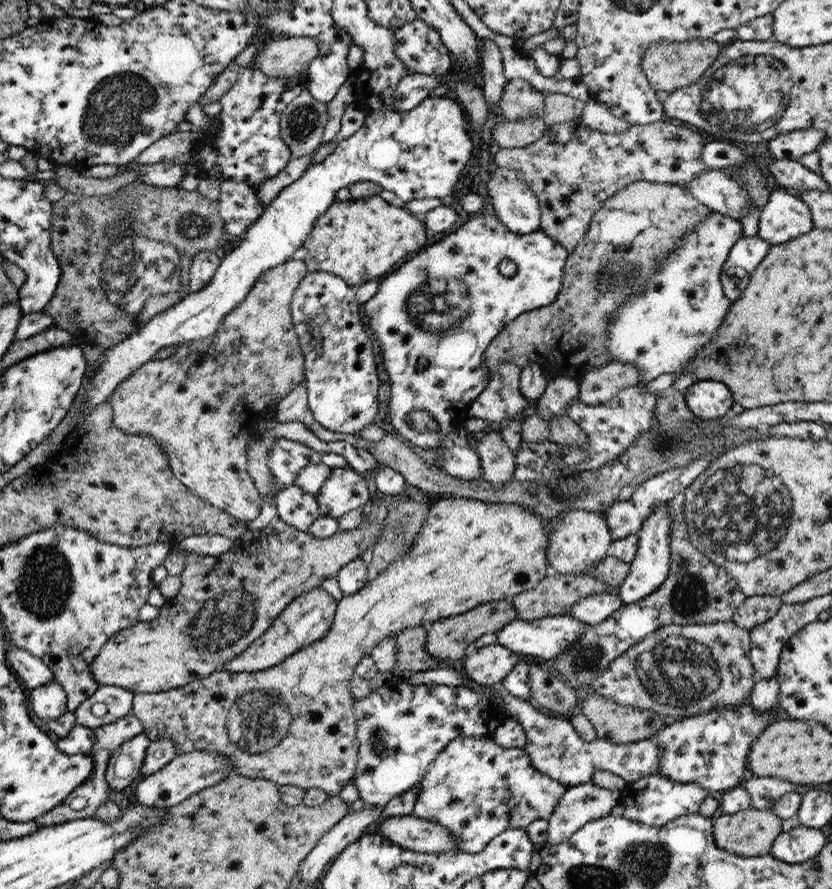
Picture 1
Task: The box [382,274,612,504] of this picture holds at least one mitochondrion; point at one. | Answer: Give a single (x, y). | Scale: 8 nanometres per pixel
(458, 301)

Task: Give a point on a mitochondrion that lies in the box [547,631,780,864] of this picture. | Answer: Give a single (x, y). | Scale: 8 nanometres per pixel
(589, 654)

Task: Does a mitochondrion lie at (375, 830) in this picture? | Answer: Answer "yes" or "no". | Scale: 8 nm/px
no

